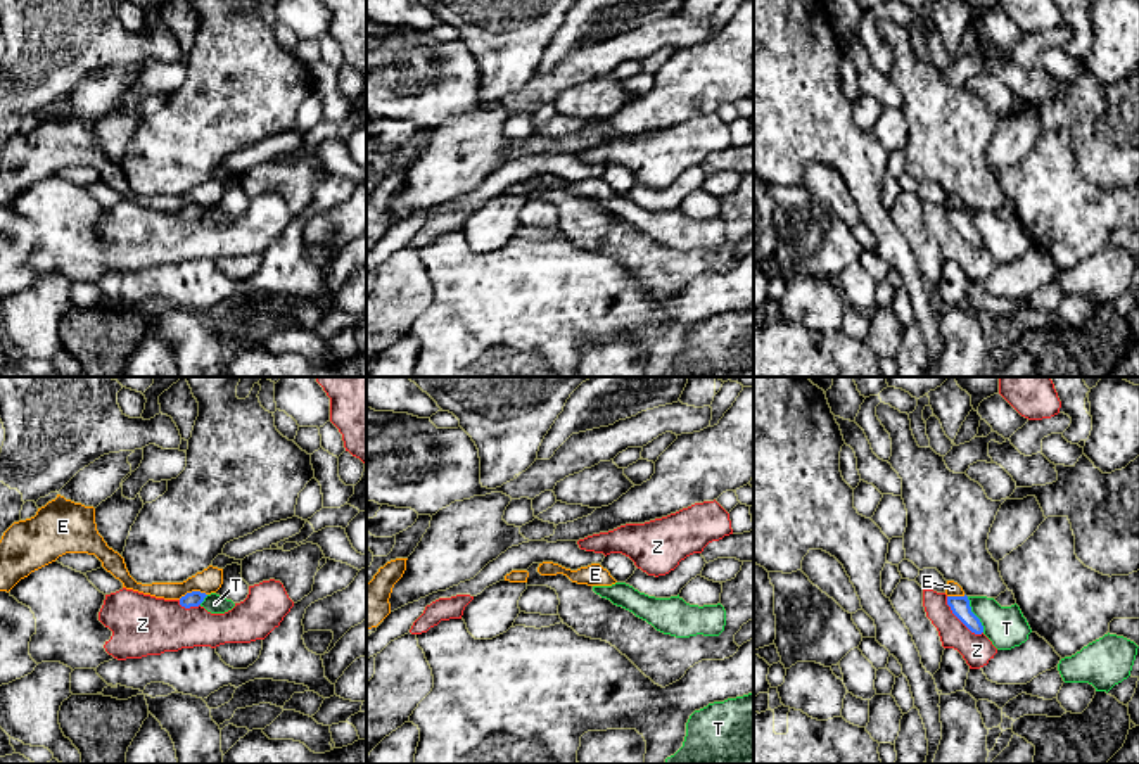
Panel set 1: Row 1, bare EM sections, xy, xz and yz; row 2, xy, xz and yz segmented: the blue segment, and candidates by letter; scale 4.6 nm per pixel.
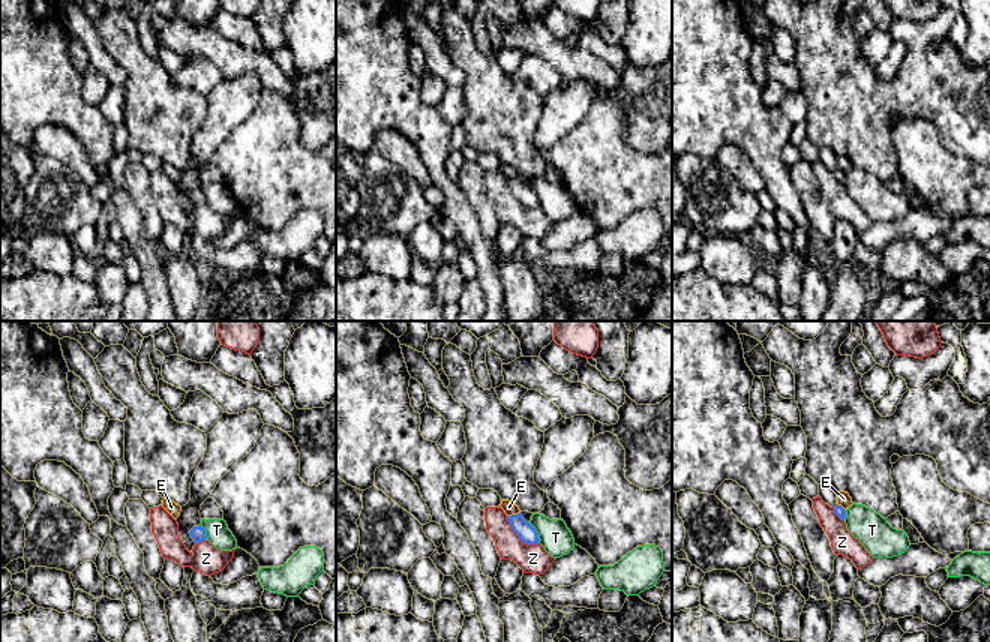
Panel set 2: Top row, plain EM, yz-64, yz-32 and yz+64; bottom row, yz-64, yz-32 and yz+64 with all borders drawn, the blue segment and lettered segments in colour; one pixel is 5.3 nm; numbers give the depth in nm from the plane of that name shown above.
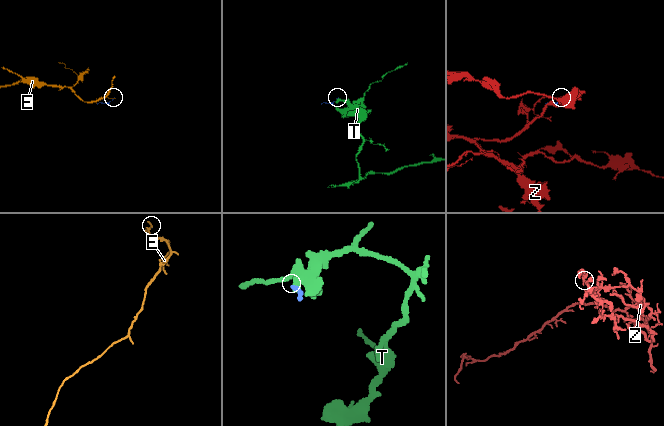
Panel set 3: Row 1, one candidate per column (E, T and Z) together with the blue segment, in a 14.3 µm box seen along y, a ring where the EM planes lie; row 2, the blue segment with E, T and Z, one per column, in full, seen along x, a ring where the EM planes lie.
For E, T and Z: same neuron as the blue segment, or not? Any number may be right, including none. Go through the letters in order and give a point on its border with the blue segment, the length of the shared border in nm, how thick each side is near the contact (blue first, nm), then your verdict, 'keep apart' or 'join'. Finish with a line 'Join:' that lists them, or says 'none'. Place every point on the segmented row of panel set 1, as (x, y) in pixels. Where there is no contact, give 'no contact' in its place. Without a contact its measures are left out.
E: xy (192, 592) | 140 nm | 70/120 nm | keep apart
T: yz (973, 614) | 190 nm | 90/190 nm | keep apart
Z: yz (960, 619) | 240 nm | 90/150 nm | keep apart
Join: none

